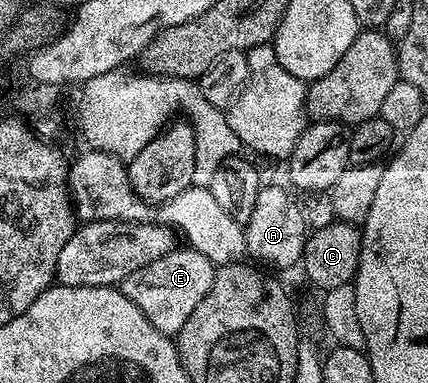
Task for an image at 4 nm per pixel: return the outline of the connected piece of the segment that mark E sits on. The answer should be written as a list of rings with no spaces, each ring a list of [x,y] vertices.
[[[175,248],[171,254],[160,256],[160,260],[152,260],[152,264],[144,264],[144,268],[136,268],[136,272],[132,272],[121,282],[120,289],[136,308],[140,308],[140,312],[161,334],[174,336],[184,328],[188,316],[196,312],[196,304],[200,304],[200,300],[204,300],[204,296],[212,288],[215,269],[215,263],[210,262],[208,256],[189,248]]]

